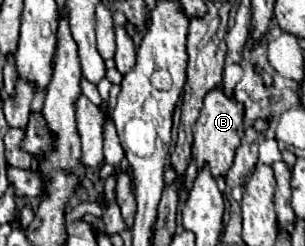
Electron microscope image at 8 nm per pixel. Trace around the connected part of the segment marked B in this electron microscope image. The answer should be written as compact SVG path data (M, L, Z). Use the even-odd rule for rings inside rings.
M222 86L212 88L204 98L204 106L194 130L196 132L194 132L192 154L196 158L198 168L208 164L214 176L224 176L232 166L234 152L240 140L244 138L244 104L238 102L234 96L226 96Z

